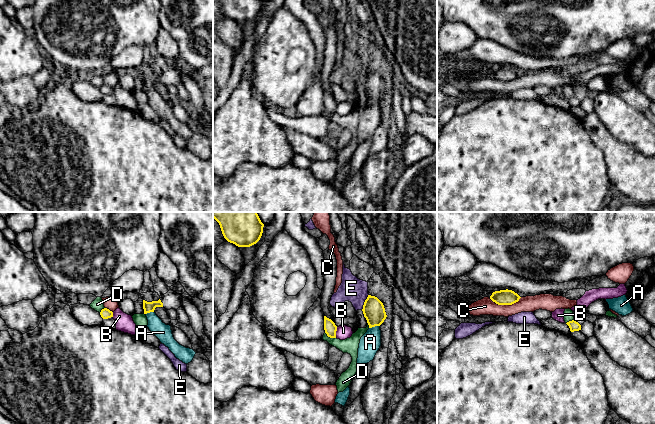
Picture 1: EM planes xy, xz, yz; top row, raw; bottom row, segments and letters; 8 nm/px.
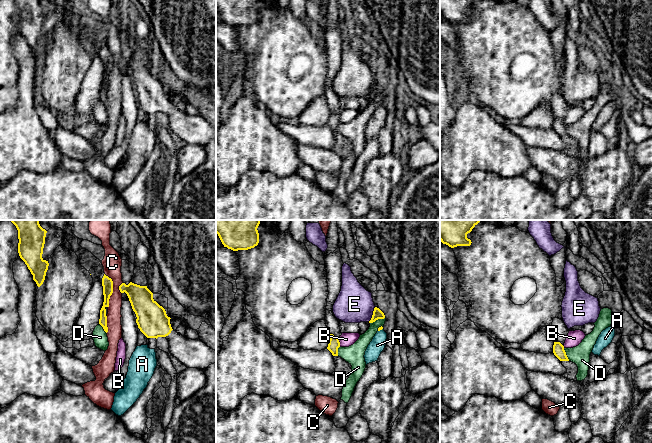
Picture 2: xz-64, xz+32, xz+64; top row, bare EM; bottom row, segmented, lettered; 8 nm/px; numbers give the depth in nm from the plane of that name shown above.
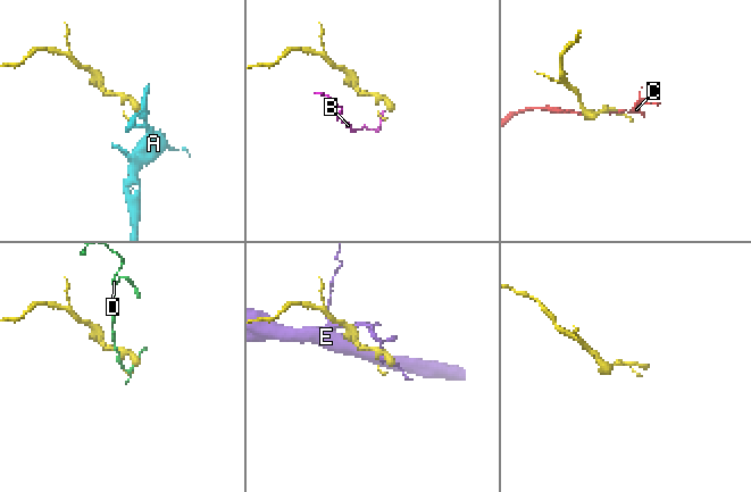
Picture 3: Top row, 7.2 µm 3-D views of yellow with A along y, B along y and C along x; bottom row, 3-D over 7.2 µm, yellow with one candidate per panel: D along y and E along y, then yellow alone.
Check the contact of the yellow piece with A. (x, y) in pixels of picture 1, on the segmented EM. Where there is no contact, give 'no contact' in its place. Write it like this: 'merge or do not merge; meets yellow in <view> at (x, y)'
do not merge; meets yellow in xz at (374, 326)

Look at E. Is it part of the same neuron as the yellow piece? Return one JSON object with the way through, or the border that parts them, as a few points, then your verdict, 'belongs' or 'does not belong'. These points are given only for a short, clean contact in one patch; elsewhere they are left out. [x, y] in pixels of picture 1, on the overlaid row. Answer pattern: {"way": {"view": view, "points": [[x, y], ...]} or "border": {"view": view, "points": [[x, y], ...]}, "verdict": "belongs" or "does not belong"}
{"border": {"view": "xz", "points": [[368, 294], [361, 309]]}, "verdict": "does not belong"}

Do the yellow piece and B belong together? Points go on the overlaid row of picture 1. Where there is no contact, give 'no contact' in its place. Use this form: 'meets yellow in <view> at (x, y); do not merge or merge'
meets yellow in xz at (335, 332); do not merge

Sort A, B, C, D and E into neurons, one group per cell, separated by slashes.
A / B / C / D / E

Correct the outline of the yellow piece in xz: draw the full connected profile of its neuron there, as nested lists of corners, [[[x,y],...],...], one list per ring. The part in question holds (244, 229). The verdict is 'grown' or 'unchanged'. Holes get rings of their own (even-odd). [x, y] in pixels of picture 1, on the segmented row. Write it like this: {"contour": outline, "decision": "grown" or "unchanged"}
{"contour": [[[213,212],[224,238],[238,247],[256,244],[263,233],[264,224],[257,212]]], "decision": "unchanged"}

